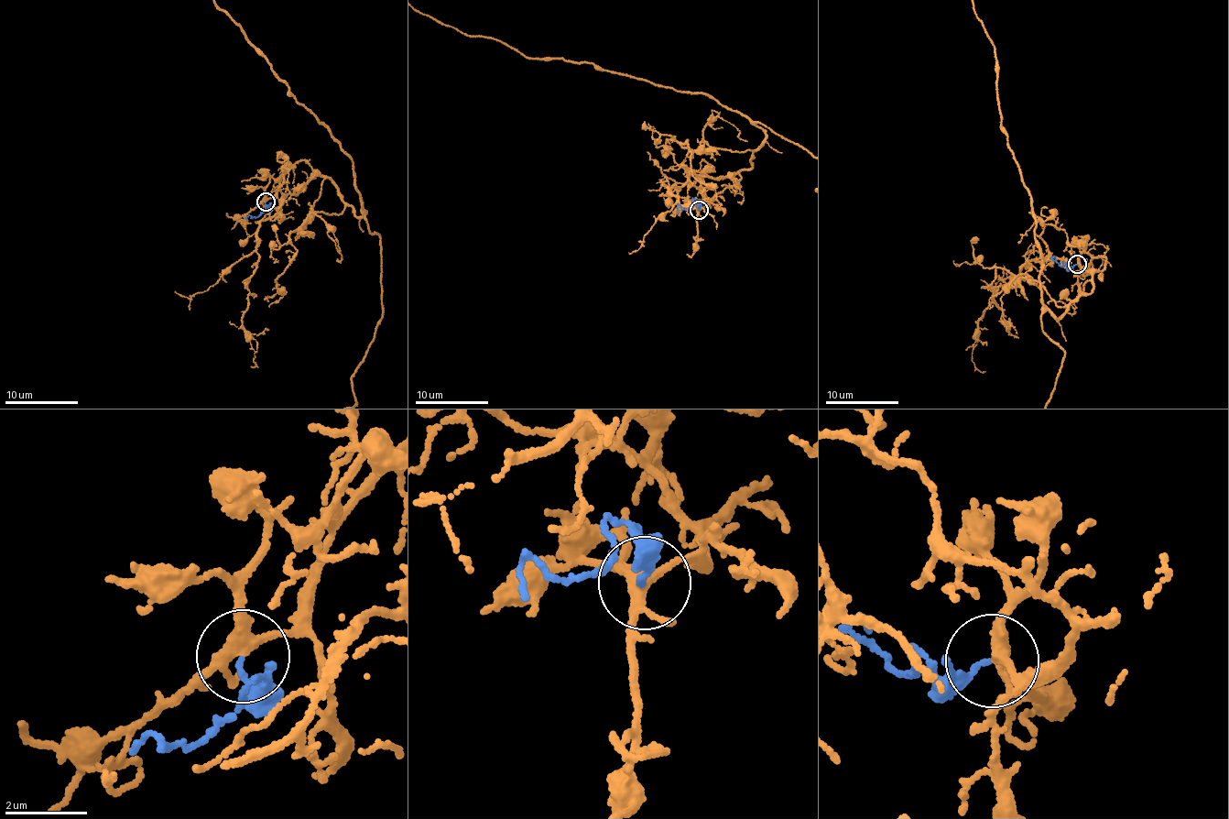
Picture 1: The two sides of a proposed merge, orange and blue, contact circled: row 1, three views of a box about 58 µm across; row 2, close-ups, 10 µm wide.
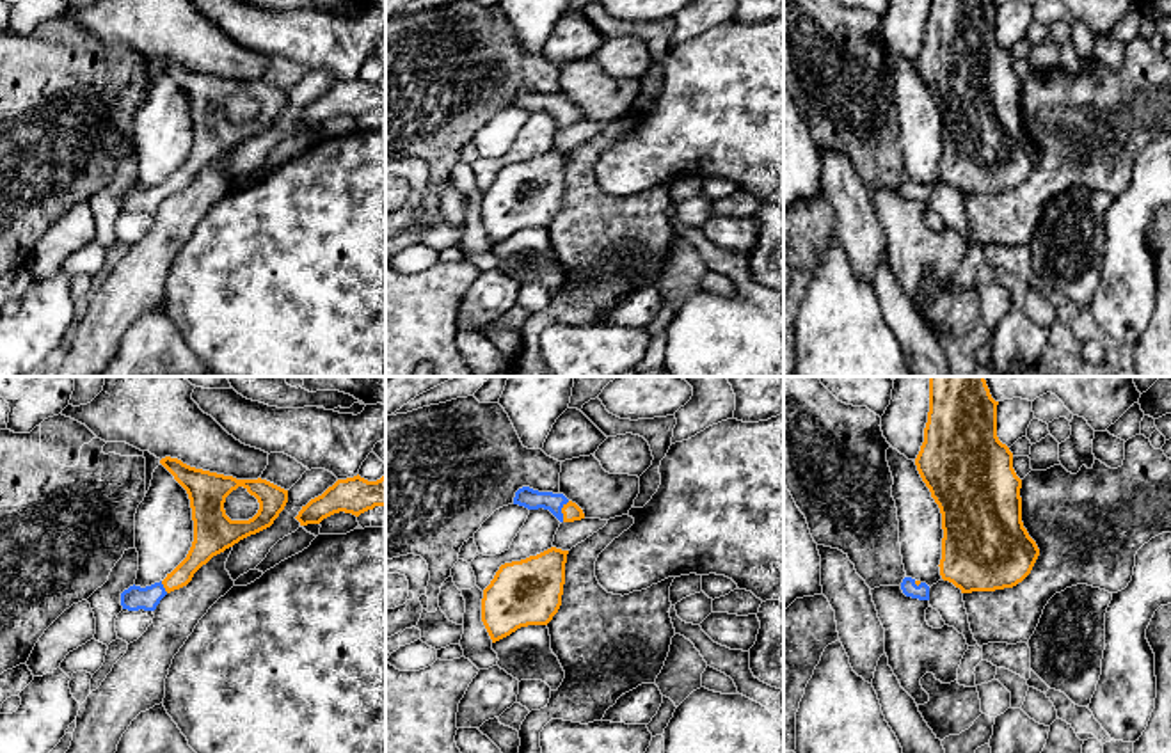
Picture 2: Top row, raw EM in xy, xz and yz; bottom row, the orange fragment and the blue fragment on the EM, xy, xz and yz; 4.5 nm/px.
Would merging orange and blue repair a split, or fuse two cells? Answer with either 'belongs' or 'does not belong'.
belongs

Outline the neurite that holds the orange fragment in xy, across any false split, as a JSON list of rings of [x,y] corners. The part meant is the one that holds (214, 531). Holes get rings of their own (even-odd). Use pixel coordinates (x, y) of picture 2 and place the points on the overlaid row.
[[[171,456],[162,458],[160,464],[188,494],[194,542],[187,558],[163,581],[146,588],[133,584],[121,593],[121,606],[128,611],[155,611],[167,593],[187,586],[213,556],[270,527],[288,503],[288,490],[261,478],[236,480],[190,467]],[[238,487],[259,503],[258,513],[249,520],[231,520],[224,510],[226,497]]]

